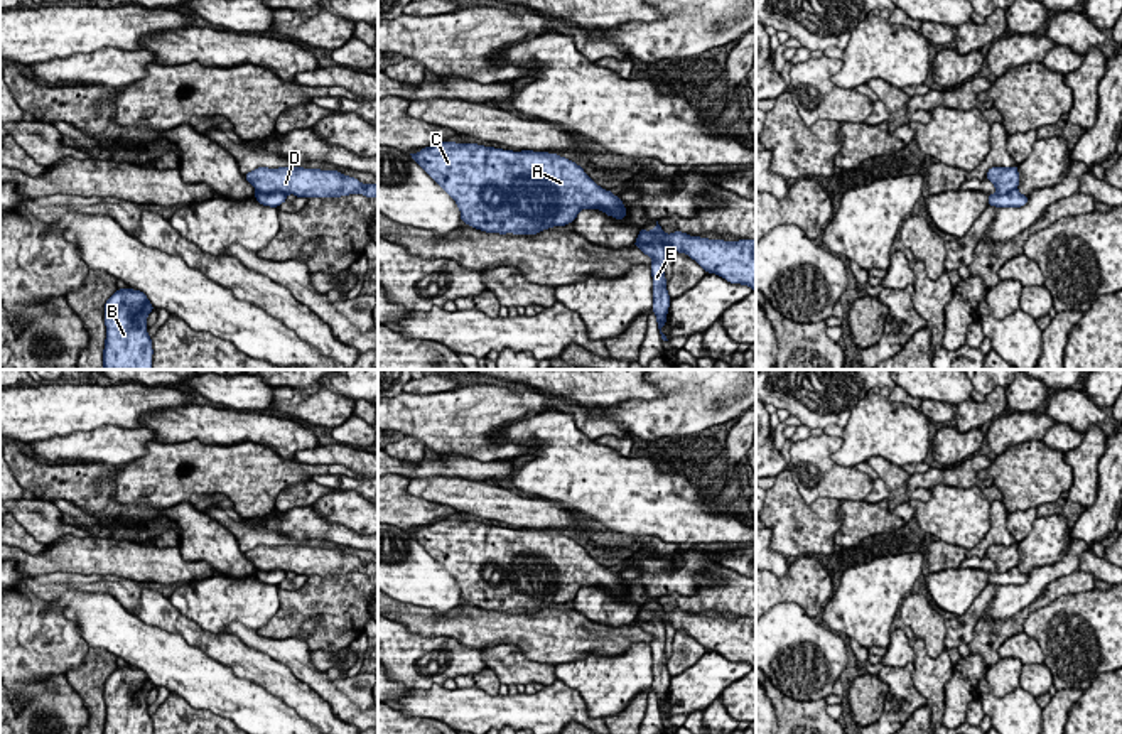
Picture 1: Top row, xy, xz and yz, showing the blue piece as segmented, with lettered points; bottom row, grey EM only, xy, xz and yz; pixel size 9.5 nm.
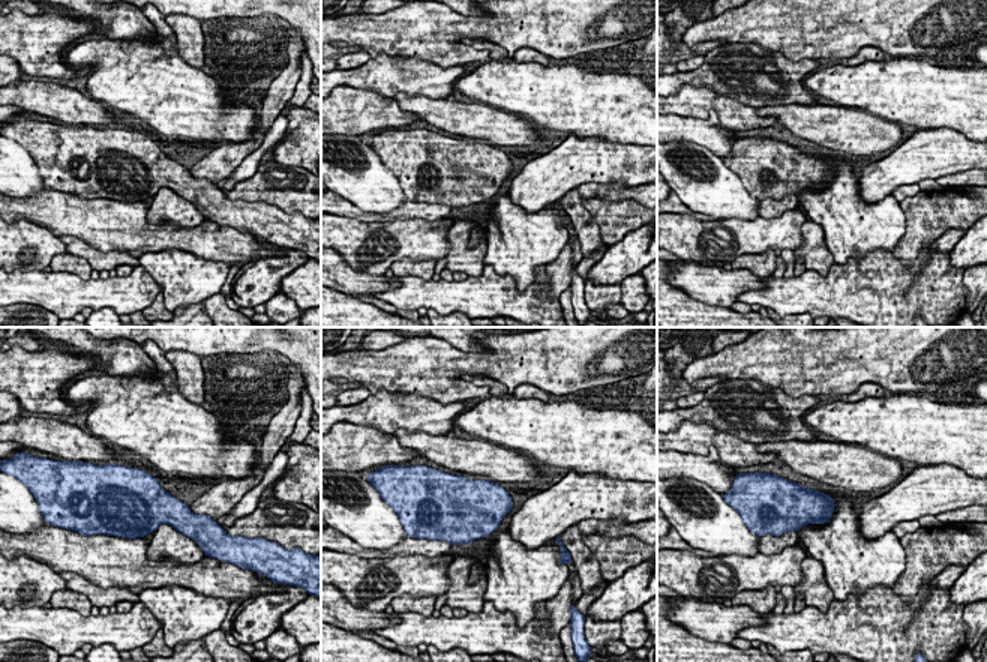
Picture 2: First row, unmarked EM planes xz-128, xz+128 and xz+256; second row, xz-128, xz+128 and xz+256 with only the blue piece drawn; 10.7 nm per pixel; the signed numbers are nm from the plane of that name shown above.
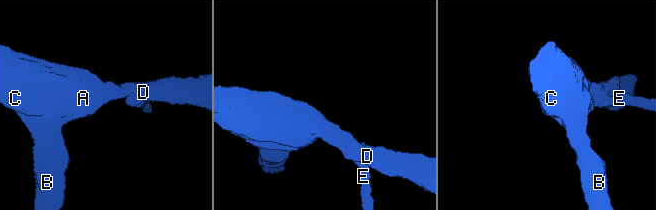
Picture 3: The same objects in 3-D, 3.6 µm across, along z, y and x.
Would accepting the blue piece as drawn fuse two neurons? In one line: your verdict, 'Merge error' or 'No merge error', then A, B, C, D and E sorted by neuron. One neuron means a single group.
Merge error. Groups: A B C D / E

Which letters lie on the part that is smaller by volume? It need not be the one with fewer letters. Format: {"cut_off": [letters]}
{"cut_off": ["E"]}

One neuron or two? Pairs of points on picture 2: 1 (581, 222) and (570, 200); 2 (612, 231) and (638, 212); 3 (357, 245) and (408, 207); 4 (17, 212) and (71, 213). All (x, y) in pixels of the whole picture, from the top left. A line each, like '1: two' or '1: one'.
1: one
2: one
3: two
4: one

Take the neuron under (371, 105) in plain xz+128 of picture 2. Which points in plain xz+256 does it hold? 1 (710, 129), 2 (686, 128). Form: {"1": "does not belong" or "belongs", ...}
{"1": "does not belong", "2": "does not belong"}

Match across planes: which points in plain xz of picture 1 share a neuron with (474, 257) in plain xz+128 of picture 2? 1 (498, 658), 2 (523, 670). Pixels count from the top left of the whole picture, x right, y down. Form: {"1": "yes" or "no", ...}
{"1": "yes", "2": "yes"}

